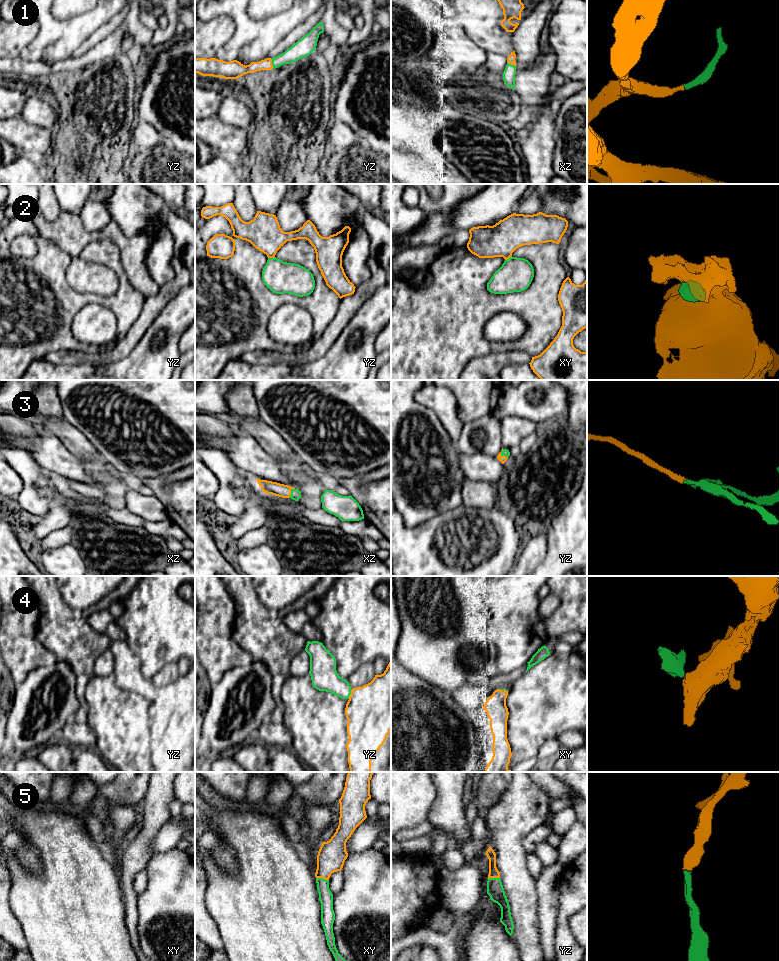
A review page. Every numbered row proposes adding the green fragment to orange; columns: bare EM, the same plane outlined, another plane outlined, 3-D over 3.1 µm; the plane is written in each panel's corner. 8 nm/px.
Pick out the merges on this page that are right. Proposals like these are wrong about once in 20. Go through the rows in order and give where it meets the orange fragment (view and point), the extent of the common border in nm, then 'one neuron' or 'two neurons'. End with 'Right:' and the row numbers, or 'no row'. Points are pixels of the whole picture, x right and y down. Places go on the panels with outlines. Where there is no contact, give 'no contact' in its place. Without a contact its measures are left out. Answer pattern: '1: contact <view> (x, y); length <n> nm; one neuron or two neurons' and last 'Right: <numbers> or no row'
1: contact yz (271, 63); length 80 nm; one neuron
2: contact yz (271, 257); length 60 nm; one neuron
3: contact xz (290, 492); length 90 nm; one neuron
4: contact yz (351, 693); length 70 nm; one neuron
5: contact xy (322, 877); length 110 nm; one neuron
Right: 1, 2, 3, 4, 5

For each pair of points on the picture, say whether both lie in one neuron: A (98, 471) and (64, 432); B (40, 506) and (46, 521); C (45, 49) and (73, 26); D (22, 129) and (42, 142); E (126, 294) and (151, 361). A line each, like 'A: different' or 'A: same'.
A: same
B: different
C: same
D: same
E: different

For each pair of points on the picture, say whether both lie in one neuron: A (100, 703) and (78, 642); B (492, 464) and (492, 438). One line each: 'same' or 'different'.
A: different
B: different

